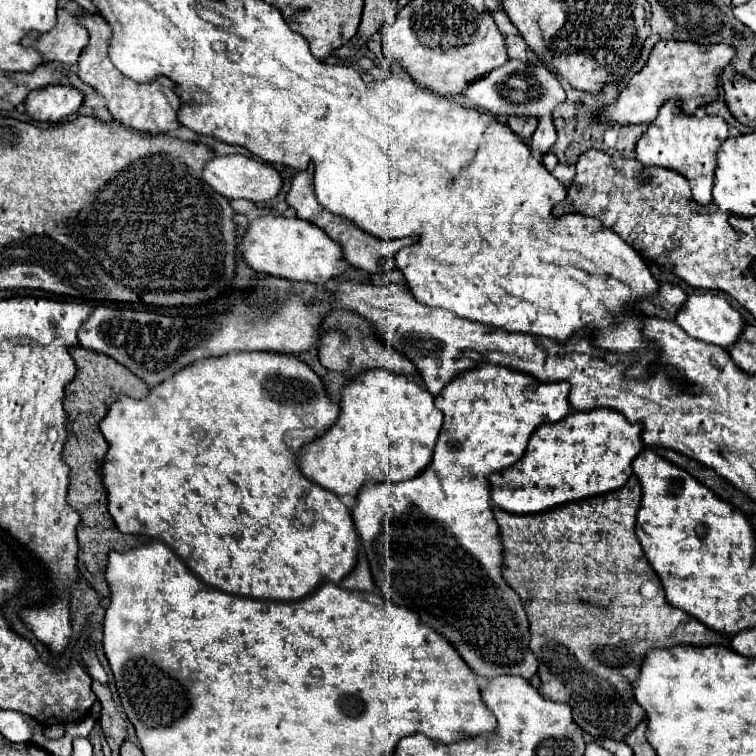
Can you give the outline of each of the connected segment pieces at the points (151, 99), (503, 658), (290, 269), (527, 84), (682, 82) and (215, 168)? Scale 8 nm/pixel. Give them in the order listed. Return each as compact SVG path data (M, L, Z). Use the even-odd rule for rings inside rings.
M85 11L77 17L79 25L83 25L89 31L89 43L79 55L79 79L99 91L107 99L107 109L113 115L113 119L125 127L131 127L135 131L145 131L151 135L159 133L171 133L179 127L177 112L181 102L174 91L174 84L168 78L159 76L153 83L135 83L133 79L119 73L119 69L109 61L107 55L107 41L109 41L109 25L97 15Z
M481 363L473 369L467 369L465 373L459 373L459 377L455 377L437 397L435 397L435 407L439 411L443 411L445 415L445 423L441 427L441 433L439 433L439 439L437 439L437 445L435 445L435 453L433 453L433 461L423 469L421 475L417 475L415 479L409 479L409 481L401 481L401 483L387 483L387 481L381 481L381 483L375 483L375 481L369 481L361 487L359 495L357 495L357 505L353 509L353 523L355 523L355 529L357 533L361 535L361 543L363 543L363 549L365 549L365 555L369 559L369 565L371 565L371 573L375 575L373 581L375 581L375 587L377 591L391 603L399 605L399 607L407 607L415 613L419 613L421 621L429 627L433 627L437 633L441 633L455 649L457 653L461 655L461 659L477 673L477 675L483 675L483 677L497 677L497 675L519 675L519 677L525 677L525 679L531 679L535 673L537 673L537 659L535 655L529 651L529 621L527 621L527 615L525 615L525 609L523 609L523 603L521 599L517 597L517 593L513 589L509 589L509 585L503 581L501 577L501 541L499 541L499 527L493 519L493 511L491 511L491 487L489 487L489 481L487 481L487 475L499 471L499 469L507 469L509 465L517 463L523 453L525 453L525 447L527 447L527 441L531 437L531 433L545 423L545 415L547 415L547 421L555 423L555 421L561 421L563 417L569 415L571 407L569 407L569 401L567 401L567 395L569 395L569 385L567 383L541 383L537 381L535 377L529 377L527 373L521 373L521 371L515 371L515 369L509 369L509 367L503 367L503 365L491 365L491 363Z
M259 217L251 221L241 235L239 251L251 269L273 277L303 283L325 283L343 275L351 265L343 257L343 249L317 225L299 217Z
M509 59L499 69L493 69L487 77L481 77L481 81L475 81L473 85L469 85L469 89L465 89L465 93L463 93L463 97L473 109L483 111L483 113L491 113L491 115L499 115L499 113L537 115L539 127L533 133L531 149L539 155L545 155L551 151L551 147L557 139L551 113L559 103L565 101L565 91L559 85L557 77L545 65L527 65L523 61Z
M659 41L653 47L647 65L619 93L617 103L605 107L601 113L605 119L615 121L619 125L651 123L665 101L677 99L681 101L683 111L687 115L693 115L699 107L709 105L711 101L717 99L719 95L717 87L719 87L719 77L723 73L723 67L727 67L735 55L737 49L723 43L697 45L693 41Z
M225 155L225 157L213 157L203 171L203 179L227 199L249 199L249 201L269 201L279 195L283 187L283 179L277 173L275 167L271 167L265 161L247 157L247 155Z

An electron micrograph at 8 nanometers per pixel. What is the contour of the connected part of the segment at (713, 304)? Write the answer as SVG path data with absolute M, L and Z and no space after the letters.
M689 295L675 323L691 337L723 349L731 347L747 325L721 295Z

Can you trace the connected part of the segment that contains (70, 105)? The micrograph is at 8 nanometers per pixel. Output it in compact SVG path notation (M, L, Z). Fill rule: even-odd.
M47 85L29 93L25 99L25 111L35 121L57 123L77 113L81 101L83 93L71 85Z

